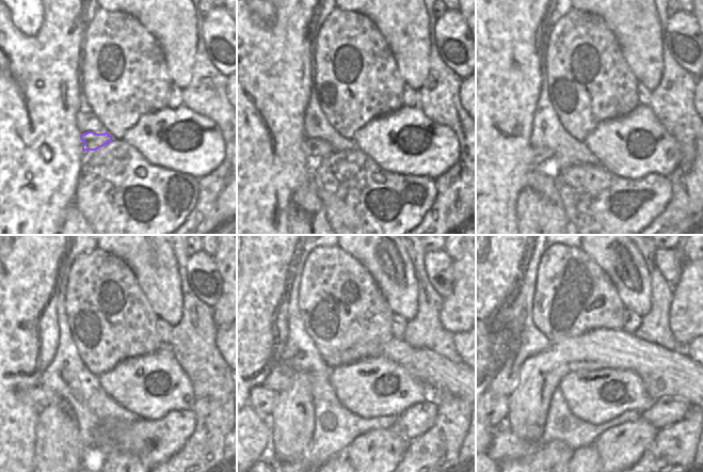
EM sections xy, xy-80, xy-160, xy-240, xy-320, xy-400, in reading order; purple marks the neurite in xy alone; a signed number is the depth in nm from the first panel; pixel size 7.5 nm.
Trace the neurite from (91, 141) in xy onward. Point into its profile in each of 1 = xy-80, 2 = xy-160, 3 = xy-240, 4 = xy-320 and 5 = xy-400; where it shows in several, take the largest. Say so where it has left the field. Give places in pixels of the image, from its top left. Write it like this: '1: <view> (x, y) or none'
1: xy-80 (315, 147)
2: xy-160 (536, 155)
3: xy-240 (41, 397)
4: xy-320 (262, 400)
5: xy-400 (497, 407)

